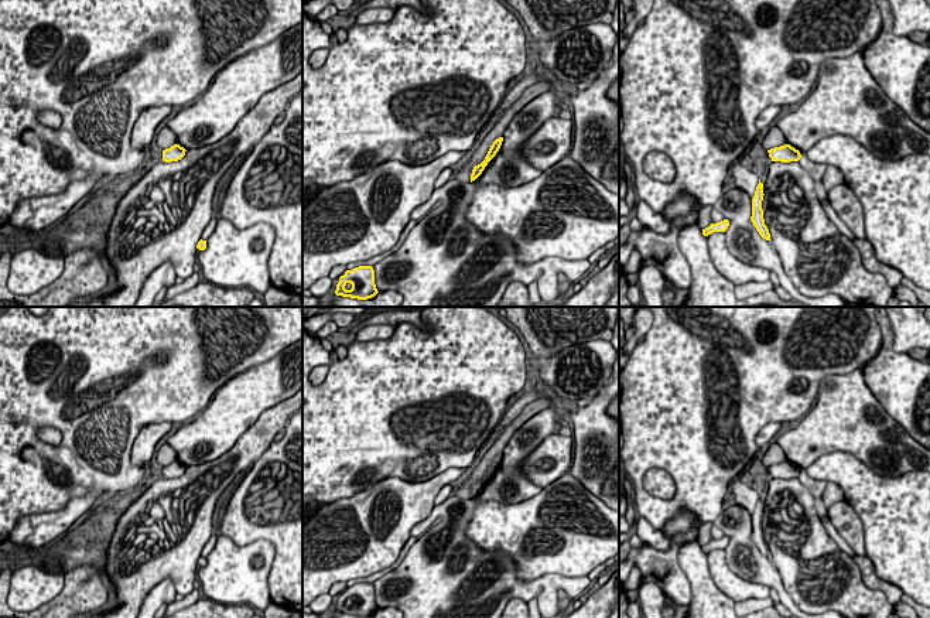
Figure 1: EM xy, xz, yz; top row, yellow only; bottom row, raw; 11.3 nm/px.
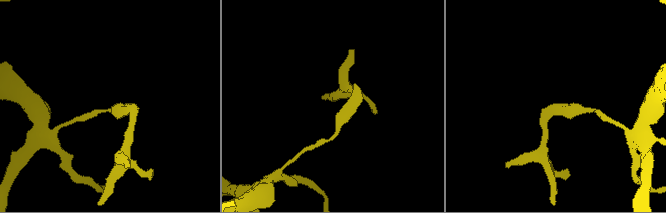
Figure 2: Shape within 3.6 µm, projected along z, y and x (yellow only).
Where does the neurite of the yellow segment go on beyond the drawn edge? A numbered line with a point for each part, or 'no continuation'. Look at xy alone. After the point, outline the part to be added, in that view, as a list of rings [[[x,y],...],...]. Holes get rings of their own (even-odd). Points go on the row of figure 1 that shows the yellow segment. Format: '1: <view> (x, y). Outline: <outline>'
no continuation

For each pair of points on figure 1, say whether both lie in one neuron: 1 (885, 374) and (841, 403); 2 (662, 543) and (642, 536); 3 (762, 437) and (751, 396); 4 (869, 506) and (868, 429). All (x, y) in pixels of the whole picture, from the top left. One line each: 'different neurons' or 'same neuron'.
1: different neurons
2: same neuron
3: different neurons
4: different neurons

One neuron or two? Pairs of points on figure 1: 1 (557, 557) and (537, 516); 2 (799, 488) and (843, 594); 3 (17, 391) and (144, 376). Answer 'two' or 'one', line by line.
1: one
2: one
3: one

